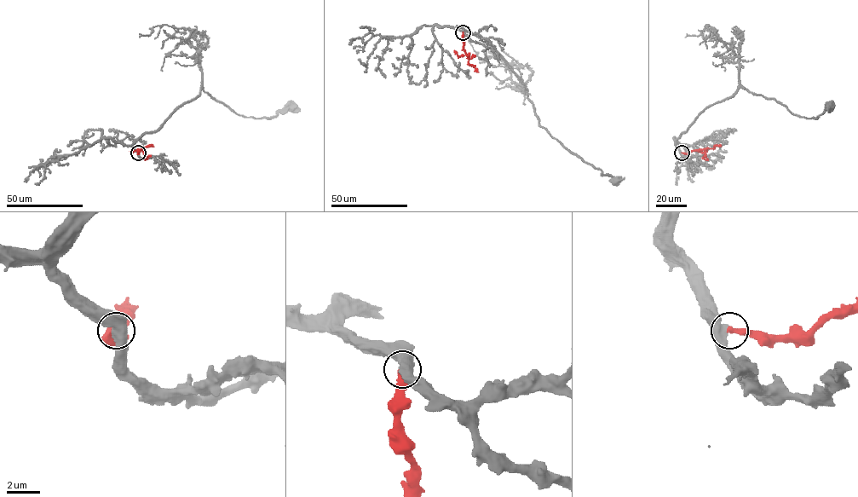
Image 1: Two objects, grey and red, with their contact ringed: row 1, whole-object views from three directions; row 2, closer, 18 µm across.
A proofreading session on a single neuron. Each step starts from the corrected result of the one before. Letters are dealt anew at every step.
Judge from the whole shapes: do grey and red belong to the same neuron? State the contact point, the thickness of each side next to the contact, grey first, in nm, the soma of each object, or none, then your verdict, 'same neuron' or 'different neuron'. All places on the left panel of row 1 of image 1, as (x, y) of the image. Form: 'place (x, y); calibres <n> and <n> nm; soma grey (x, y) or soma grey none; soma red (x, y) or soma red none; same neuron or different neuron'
place (138, 153); calibres 460 and 400 nm; soma grey (291, 106); soma red none; same neuron

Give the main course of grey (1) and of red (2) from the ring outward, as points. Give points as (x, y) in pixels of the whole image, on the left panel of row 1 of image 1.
1: (138, 153), (134, 144), (196, 98), (202, 86), (245, 117), (269, 118), (291, 106)
2: (138, 153), (149, 146), (153, 147)

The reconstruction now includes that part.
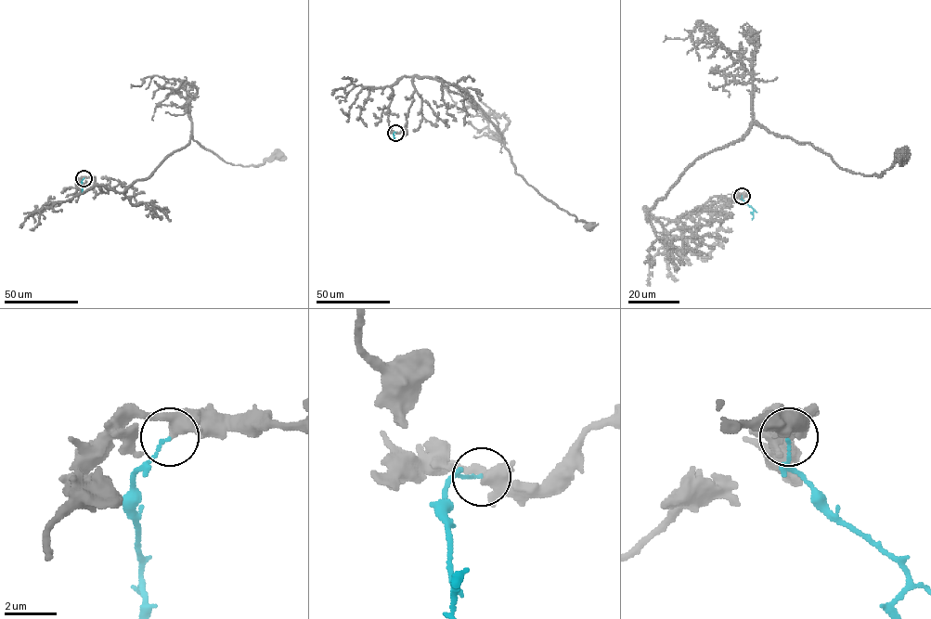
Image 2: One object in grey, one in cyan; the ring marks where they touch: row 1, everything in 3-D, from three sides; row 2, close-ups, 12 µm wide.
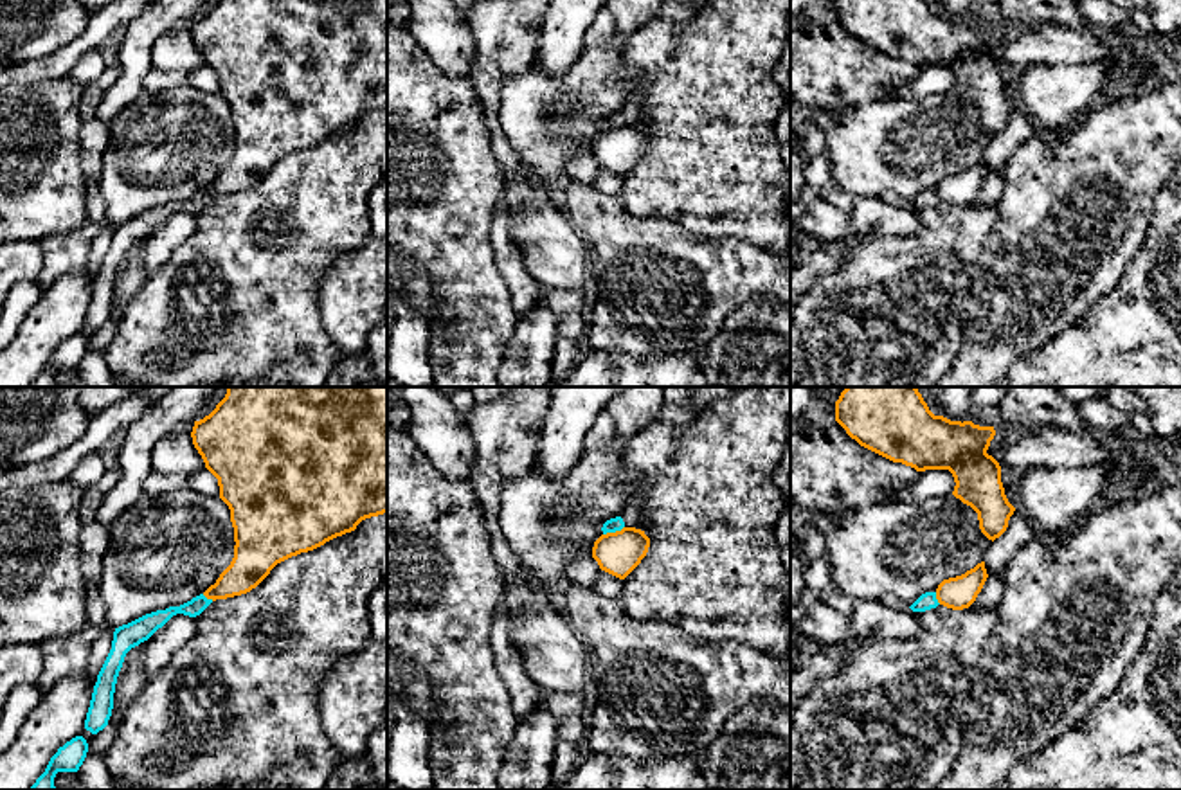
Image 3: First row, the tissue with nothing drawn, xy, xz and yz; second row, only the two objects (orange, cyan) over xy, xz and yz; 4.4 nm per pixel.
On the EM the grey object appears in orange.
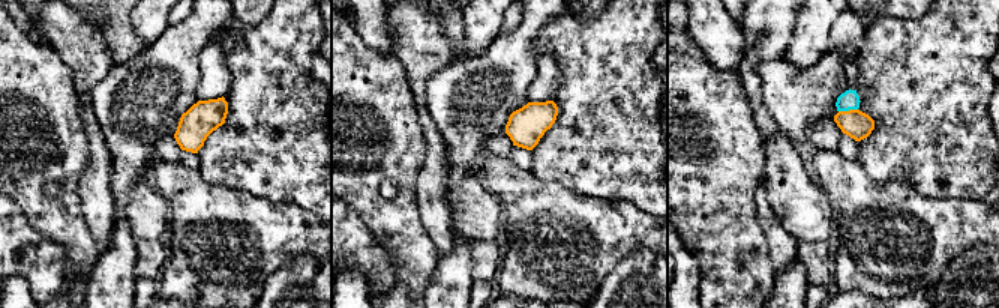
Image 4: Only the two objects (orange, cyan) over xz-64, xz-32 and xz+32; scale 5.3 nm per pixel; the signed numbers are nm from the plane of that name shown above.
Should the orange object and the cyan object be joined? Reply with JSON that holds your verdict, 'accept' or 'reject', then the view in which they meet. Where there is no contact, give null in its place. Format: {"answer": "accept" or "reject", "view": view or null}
{"answer": "reject", "view": "xz"}

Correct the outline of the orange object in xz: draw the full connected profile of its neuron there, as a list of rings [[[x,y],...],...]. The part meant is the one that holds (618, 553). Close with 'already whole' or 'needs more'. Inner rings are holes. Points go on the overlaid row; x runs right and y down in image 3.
[[[623,527],[616,533],[601,534],[592,547],[592,558],[600,569],[625,579],[646,556],[650,538],[636,527]]]; already whole

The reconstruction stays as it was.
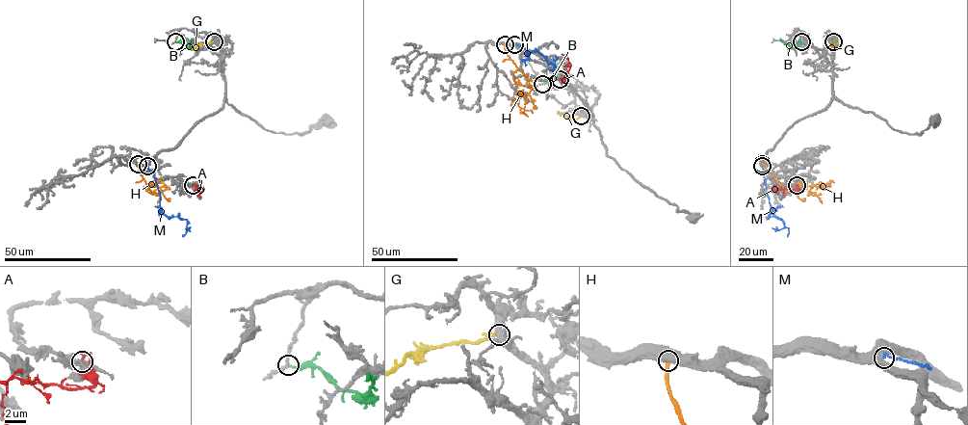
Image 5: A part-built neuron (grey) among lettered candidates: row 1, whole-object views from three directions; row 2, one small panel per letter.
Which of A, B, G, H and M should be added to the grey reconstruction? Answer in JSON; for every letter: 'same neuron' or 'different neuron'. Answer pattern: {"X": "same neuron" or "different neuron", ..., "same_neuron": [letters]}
{"A": "different neuron", "B": "different neuron", "G": "same neuron", "H": "different neuron", "M": "different neuron", "same_neuron": ["G"]}

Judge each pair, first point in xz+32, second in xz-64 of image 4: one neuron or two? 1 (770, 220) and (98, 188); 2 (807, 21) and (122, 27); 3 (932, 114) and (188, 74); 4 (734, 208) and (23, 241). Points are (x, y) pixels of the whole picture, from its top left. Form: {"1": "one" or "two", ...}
{"1": "one", "2": "two", "3": "two", "4": "two"}

